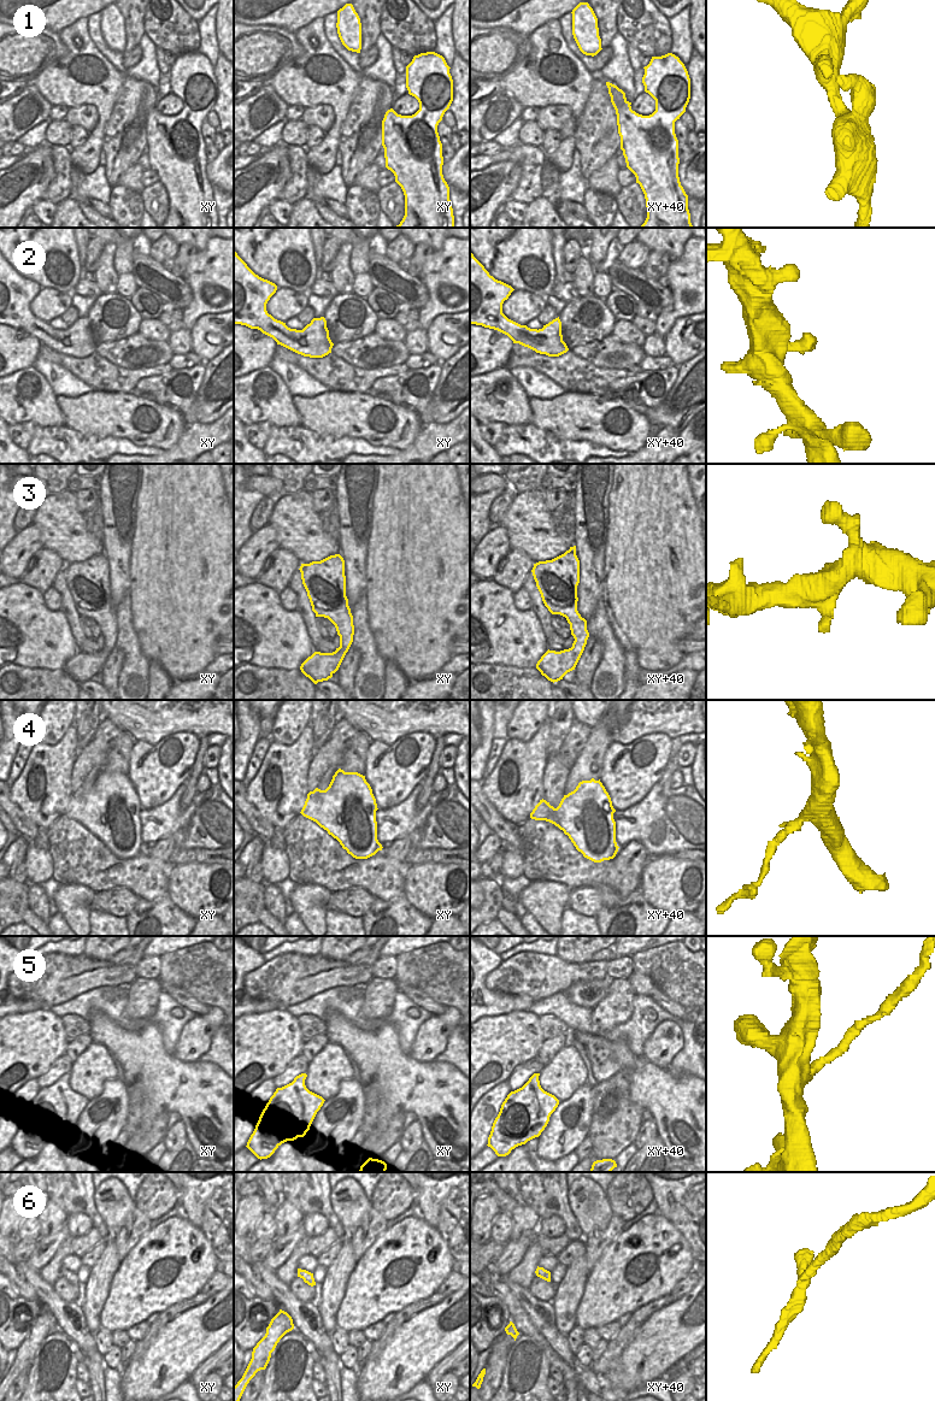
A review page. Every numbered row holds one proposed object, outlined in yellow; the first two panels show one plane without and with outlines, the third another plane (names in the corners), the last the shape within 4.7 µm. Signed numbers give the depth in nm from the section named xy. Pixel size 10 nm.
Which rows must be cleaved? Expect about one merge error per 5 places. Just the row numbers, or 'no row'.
4, 5

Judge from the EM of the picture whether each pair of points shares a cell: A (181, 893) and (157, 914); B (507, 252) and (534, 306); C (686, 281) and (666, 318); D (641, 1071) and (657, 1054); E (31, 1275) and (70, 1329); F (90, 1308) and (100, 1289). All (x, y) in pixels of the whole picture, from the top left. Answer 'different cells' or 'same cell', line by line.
A: different cells
B: different cells
C: same cell
D: different cells
E: same cell
F: same cell

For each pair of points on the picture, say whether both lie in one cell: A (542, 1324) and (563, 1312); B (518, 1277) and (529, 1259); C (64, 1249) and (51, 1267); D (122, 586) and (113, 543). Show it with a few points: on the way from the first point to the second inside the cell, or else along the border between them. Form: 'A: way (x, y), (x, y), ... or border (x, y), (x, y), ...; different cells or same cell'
A: border (550, 1302), (554, 1310), (554, 1325), (566, 1336); different cells
B: way (523, 1272), (529, 1264); same cell
C: way (60, 1254), (56, 1263); same cell
D: way (118, 575), (117, 554); same cell

